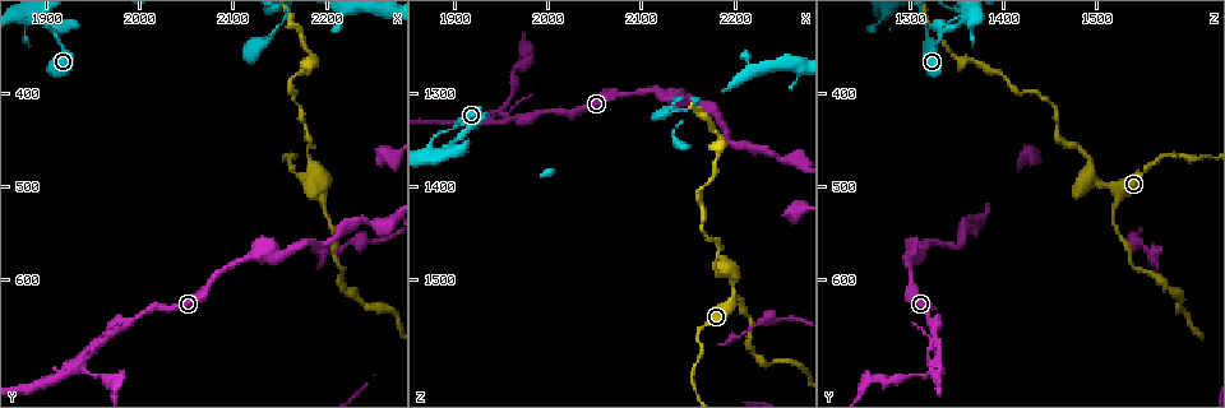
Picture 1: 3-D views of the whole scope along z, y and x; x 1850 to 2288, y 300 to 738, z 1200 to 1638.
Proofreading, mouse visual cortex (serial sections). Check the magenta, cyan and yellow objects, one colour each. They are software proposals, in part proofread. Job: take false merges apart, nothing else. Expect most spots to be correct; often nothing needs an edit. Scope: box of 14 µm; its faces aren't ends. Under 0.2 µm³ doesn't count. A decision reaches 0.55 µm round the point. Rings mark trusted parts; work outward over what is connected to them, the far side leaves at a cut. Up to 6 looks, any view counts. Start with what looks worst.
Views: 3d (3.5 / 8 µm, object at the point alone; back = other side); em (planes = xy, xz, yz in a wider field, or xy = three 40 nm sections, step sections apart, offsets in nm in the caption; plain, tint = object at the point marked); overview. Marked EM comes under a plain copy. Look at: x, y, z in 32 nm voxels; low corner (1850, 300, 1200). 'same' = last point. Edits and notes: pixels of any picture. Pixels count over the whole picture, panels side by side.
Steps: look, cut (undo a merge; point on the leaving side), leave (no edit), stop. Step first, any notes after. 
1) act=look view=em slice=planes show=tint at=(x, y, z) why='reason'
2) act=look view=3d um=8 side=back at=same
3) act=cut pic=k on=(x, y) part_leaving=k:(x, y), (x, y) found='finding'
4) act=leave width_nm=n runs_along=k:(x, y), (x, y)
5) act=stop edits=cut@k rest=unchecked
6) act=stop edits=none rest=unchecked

act=look view=3d um=3.5 side=back at=(1940, 690, 1330) why='three arms meet'

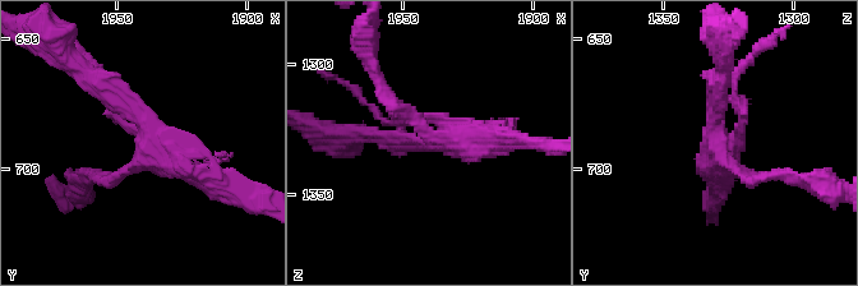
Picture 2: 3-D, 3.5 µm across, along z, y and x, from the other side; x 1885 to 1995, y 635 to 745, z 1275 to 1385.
act=look view=em slice=xy step=2 show=tint at=(1939, 689, 1328) arms=3 arm_widths_nm=150,200,300

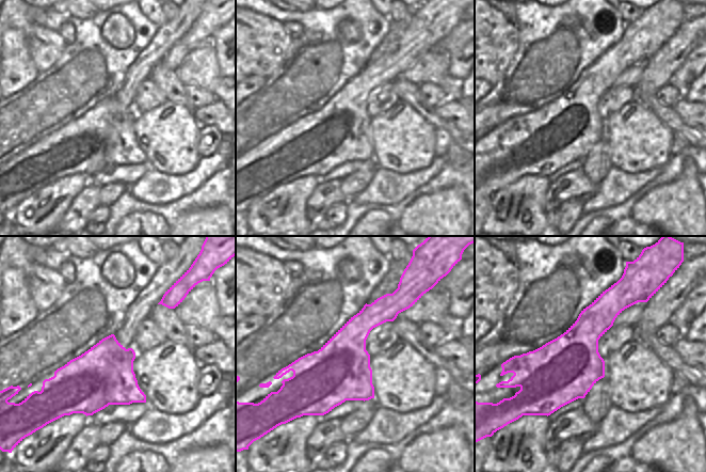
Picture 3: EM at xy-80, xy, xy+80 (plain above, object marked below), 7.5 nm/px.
act=leave runs_along=2:(723, 78), (719, 152), (769, 176) found='one cell here'

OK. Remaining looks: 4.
act=look view=3d um=3.5 at=(2195, 570, 1355) why='sharp bend'

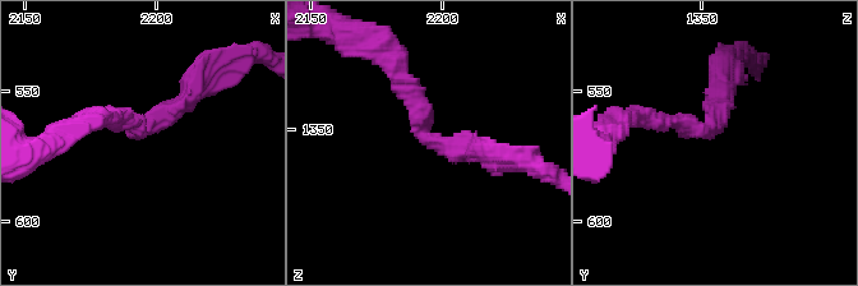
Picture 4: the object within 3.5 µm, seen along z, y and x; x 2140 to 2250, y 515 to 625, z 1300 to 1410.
act=look view=em slice=xy step=2 show=tint at=(2193, 565, 1352) arm_widths_nm=200,250

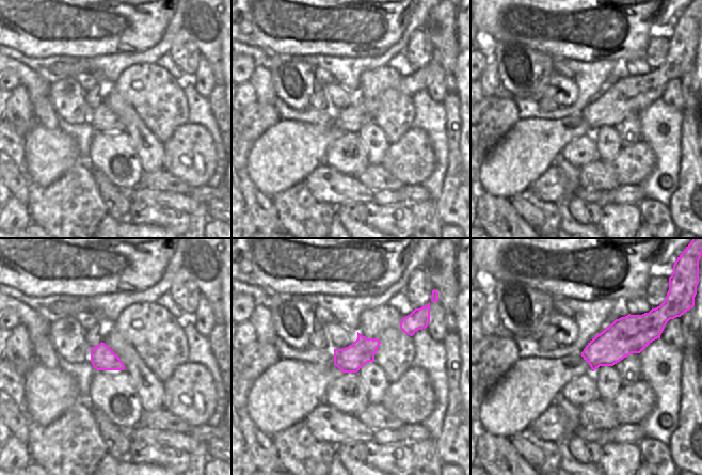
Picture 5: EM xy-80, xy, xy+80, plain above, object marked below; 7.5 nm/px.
act=leave found='all the same cell'

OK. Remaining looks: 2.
act=look view=3d um=3.5 at=(2195, 495, 1495)

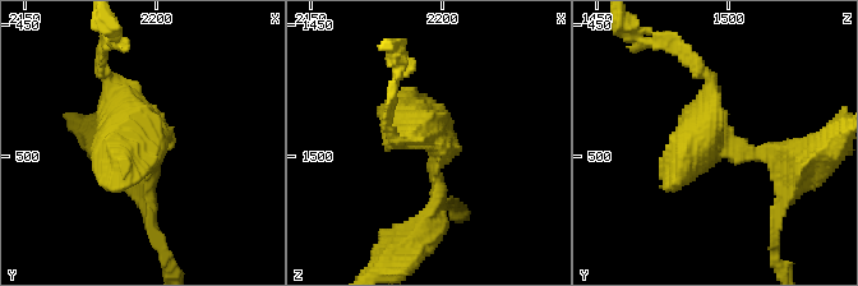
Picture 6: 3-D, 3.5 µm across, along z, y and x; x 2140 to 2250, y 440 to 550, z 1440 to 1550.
act=look view=em slice=xy step=5 show=tint at=(2197, 493, 1493)

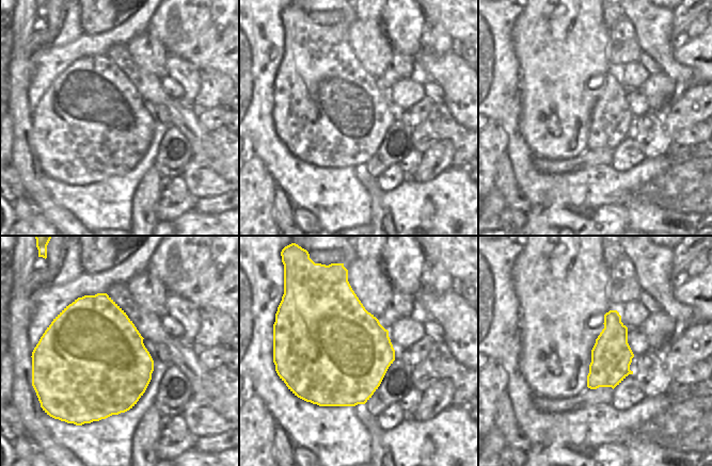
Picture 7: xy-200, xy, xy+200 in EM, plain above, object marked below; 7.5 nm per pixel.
act=leave runs_along=6:(788, 156), (710, 141), (706, 74) found='all the same cell'

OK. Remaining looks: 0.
act=stop edits=none rest=unchecked

